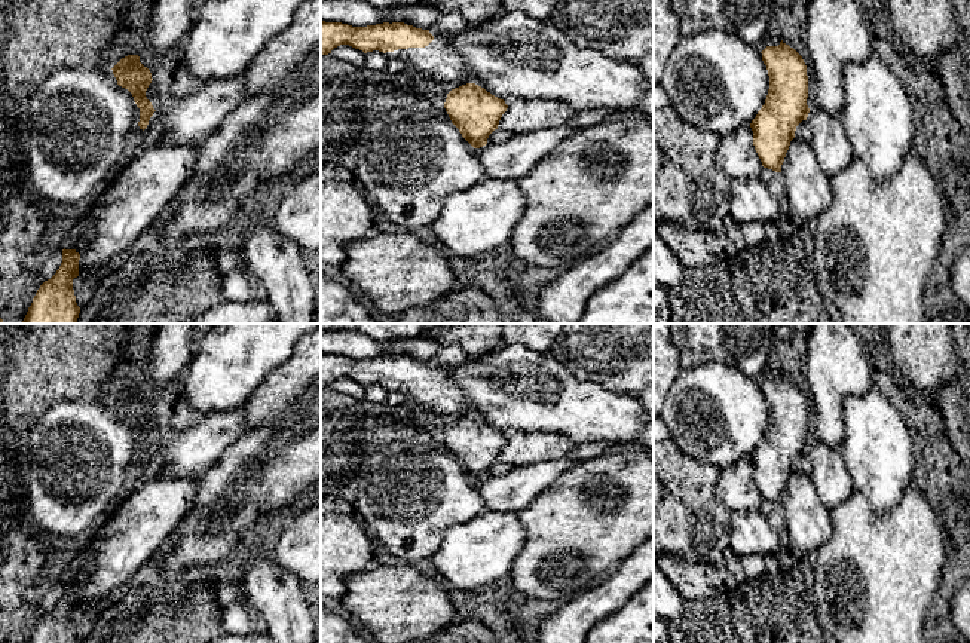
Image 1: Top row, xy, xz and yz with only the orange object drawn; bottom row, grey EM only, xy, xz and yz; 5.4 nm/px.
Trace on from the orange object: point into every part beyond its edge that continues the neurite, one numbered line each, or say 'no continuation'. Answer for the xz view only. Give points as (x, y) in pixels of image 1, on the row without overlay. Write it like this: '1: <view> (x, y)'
1: xz (438, 394)

